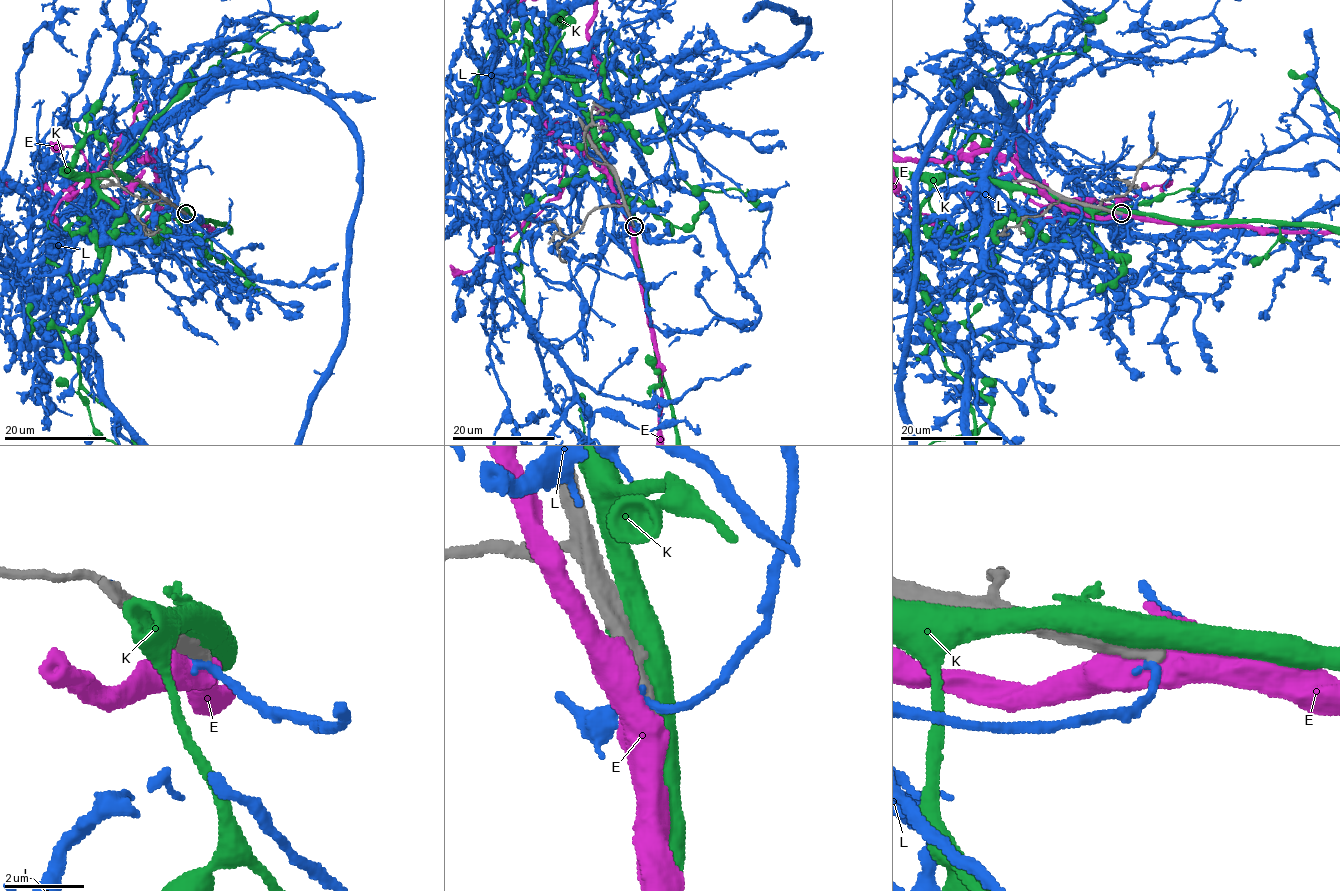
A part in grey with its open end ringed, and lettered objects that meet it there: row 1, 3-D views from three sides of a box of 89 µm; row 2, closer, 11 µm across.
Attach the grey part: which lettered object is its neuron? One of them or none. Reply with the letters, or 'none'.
none

